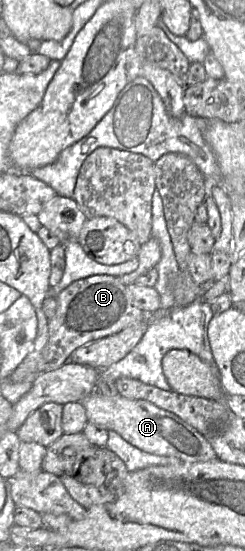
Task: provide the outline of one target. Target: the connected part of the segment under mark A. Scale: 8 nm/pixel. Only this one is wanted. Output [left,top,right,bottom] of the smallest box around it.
[82,390,217,462]

